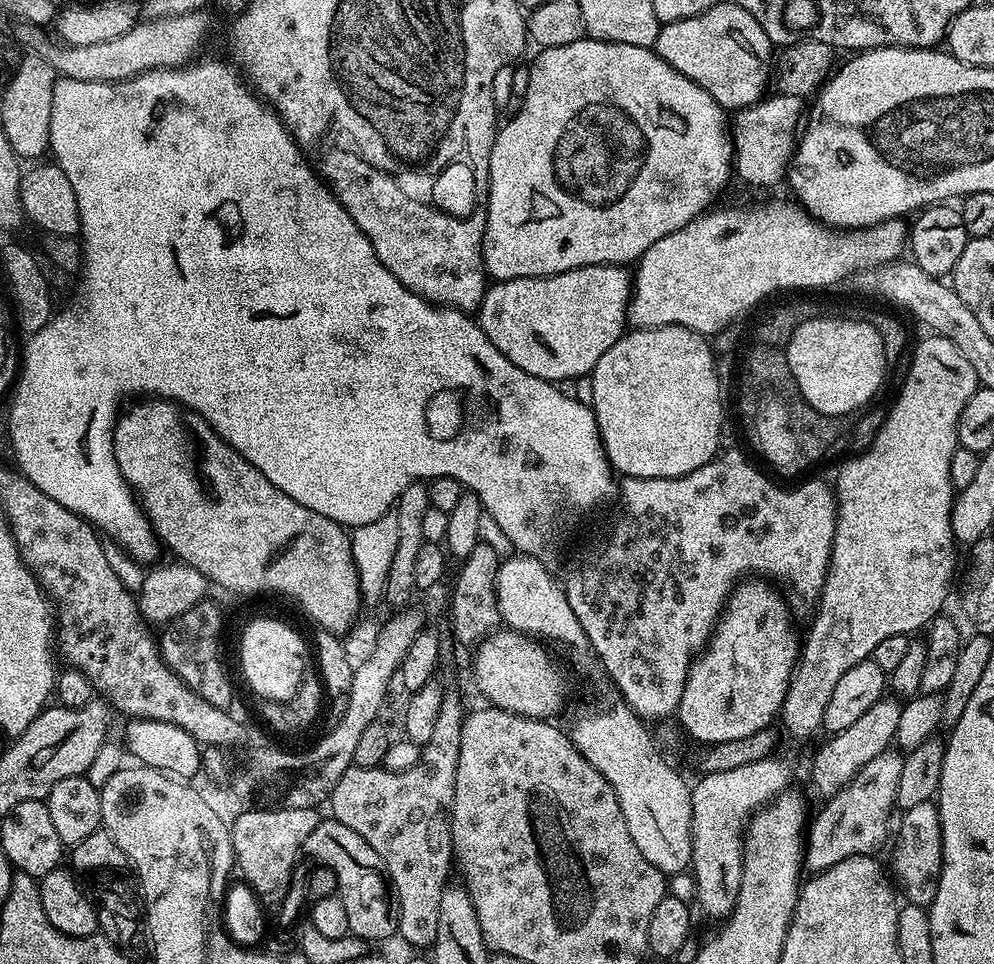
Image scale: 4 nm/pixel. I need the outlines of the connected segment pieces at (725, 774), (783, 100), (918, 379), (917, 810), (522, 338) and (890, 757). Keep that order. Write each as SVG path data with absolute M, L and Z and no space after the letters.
M775 755L758 762L746 762L735 770L706 772L692 789L692 862L690 875L696 880L695 903L708 916L732 915L742 890L744 834L752 817L781 792L792 780L792 764L776 760Z
M772 94L735 113L736 120L734 116L730 124L730 135L737 177L741 176L746 183L756 188L768 188L785 179L792 162L792 153L796 151L798 129L802 124L800 104L801 97Z
M928 334L928 337L916 348L916 353L912 356L912 365L908 368L908 377L904 380L904 385L900 388L900 397L896 400L896 405L888 412L888 417L884 420L884 425L880 428L880 433L872 440L872 445L865 450L861 456L856 456L853 460L848 460L840 468L840 473L836 476L834 491L836 493L836 533L832 543L832 561L828 564L828 577L824 579L824 589L820 591L818 607L815 609L816 617L812 620L812 625L808 628L808 637L803 637L800 649L800 658L796 661L796 669L792 672L792 681L786 690L786 698L780 707L779 723L784 723L784 728L796 740L808 740L817 731L821 731L824 723L824 711L826 706L830 706L830 694L834 694L834 686L838 686L842 674L850 670L850 666L858 666L858 662L871 657L874 646L878 642L883 642L885 638L890 638L890 634L916 634L920 627L931 625L932 621L941 615L944 603L948 600L948 587L952 584L952 575L956 572L956 551L958 545L952 536L952 502L954 499L954 489L950 478L950 458L958 446L956 435L956 424L960 420L962 410L966 402L978 387L978 381L974 374L974 366L966 360L962 350L946 337L935 334Z
M929 802L927 804L923 804L922 806L907 808L903 811L901 816L903 816L903 818L898 828L898 834L896 836L895 833L892 844L892 847L894 846L892 850L893 862L892 868L890 864L890 872L897 891L907 903L928 908L931 907L931 904L934 900L934 895L937 893L938 878L941 874L942 832L940 813L936 808L935 803Z
M618 264L582 266L553 276L523 276L513 280L502 280L493 283L485 291L484 300L480 303L478 309L478 323L480 329L486 334L486 338L490 338L490 342L494 342L498 351L506 358L510 358L510 362L514 362L514 366L526 370L526 374L534 374L534 378L542 378L553 382L564 382L560 380L575 382L580 377L589 375L593 366L598 362L598 358L602 358L602 354L606 354L606 350L610 350L610 346L614 346L614 342L618 342L624 335L626 321L628 320L628 302L632 299L632 282L633 277L630 275L629 269Z
M889 750L870 758L862 770L842 789L838 795L829 797L824 809L811 817L806 828L803 867L815 874L846 862L846 858L871 856L879 853L884 843L889 843L888 819L896 808L898 777L902 774L904 756L899 751Z

